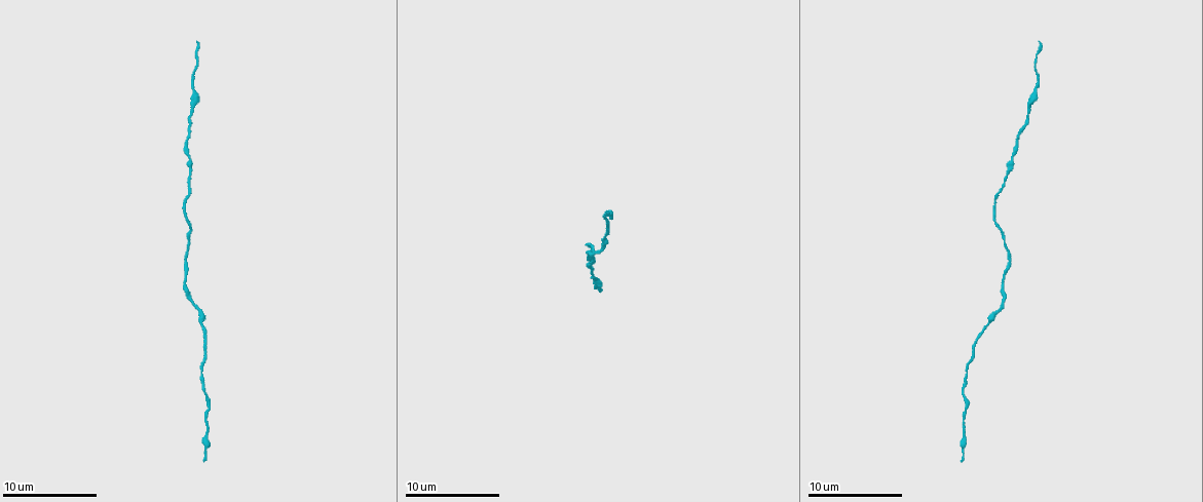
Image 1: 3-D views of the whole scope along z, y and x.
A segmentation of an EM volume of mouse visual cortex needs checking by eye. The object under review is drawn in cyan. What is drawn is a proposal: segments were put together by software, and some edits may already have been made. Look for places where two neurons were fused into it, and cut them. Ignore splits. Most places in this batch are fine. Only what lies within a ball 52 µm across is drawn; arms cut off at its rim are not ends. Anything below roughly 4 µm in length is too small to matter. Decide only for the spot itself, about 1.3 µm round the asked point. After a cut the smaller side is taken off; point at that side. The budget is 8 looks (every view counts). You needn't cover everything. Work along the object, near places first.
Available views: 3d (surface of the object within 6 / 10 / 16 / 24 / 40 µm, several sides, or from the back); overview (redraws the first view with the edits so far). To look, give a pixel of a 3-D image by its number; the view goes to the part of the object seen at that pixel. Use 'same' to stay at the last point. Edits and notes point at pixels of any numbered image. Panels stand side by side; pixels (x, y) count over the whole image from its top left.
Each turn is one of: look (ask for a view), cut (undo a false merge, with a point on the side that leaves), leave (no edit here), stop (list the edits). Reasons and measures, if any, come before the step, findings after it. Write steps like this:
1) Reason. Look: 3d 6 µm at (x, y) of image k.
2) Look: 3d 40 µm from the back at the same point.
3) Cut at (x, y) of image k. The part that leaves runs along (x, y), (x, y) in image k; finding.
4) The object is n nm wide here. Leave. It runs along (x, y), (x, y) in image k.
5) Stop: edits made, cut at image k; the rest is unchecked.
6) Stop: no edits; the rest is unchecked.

Thin neck. Look: 3d 10 µm at (966, 371) of image 1.

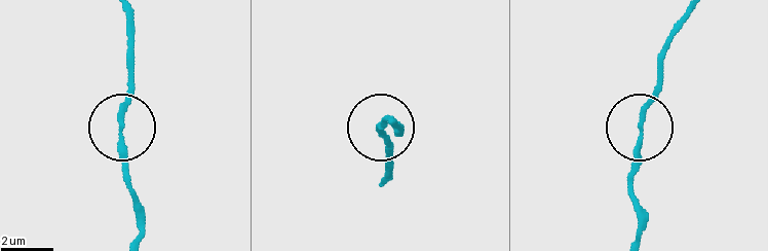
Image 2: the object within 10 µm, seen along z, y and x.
Leave. It runs along (125, 15), (131, 82), (118, 155), (125, 186) in image 2; continuous, no second neuron.

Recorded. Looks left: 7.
Sudden change in width. Look: 3d 10 µm at (206, 432) of image 1.

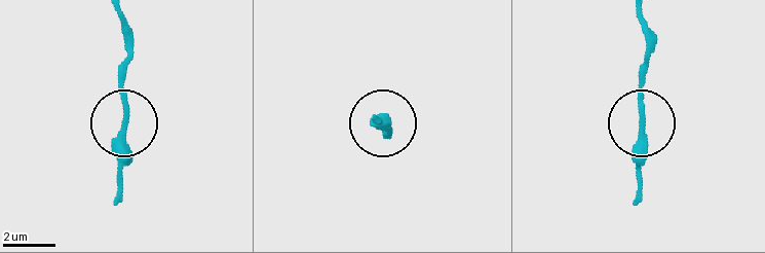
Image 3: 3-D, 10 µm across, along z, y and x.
Look: 3d 10 µm from the back at (128, 116) of image 3.

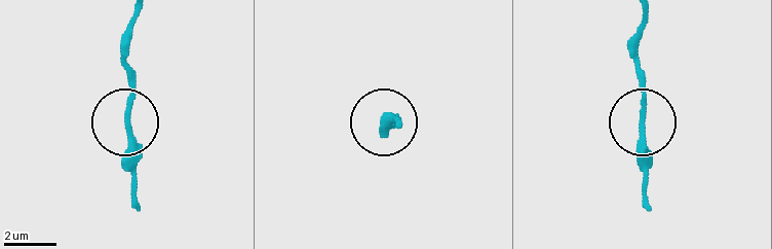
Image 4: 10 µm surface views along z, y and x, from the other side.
Leave. It runs along (136, 9), (126, 42), (133, 207) in image 4; all the same neuron.

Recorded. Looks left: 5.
Sudden change in width. Look: 3d 16 µm at (1038, 86) of image 1.

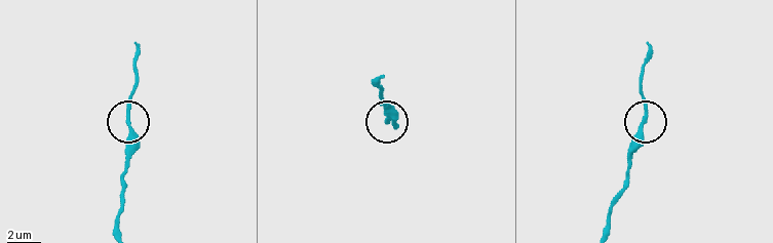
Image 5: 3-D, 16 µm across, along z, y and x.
Other side. Look: 3d 16 µm from the back at (385, 120) of image 5.

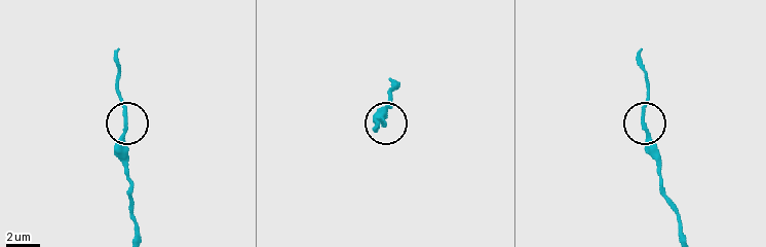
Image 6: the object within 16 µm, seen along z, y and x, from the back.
Leave. One neuron here.

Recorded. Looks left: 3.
A narrow waist. Look: 3d 10 µm at (1012, 154) of image 1.

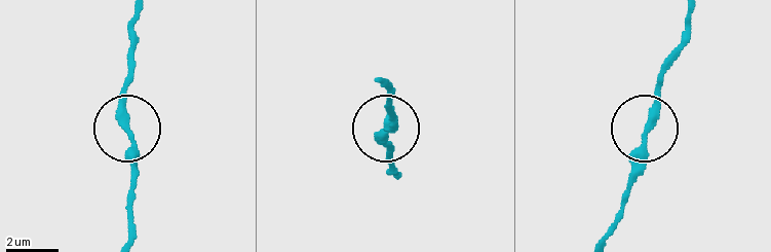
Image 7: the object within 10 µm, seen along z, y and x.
Leave. It runs along (128, 236), (130, 143), (123, 90), (130, 59) in image 7; all the same neuron.

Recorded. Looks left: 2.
Stop: no edits; the rest is unchecked.

